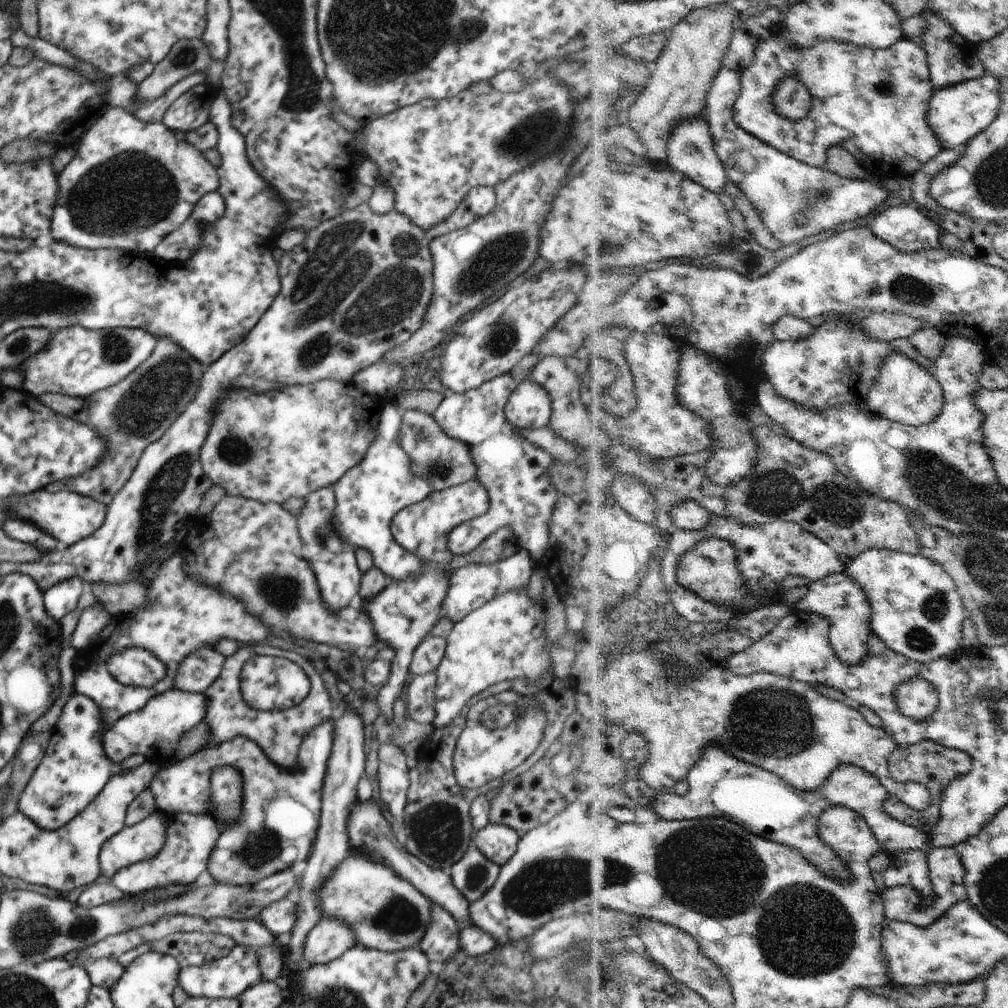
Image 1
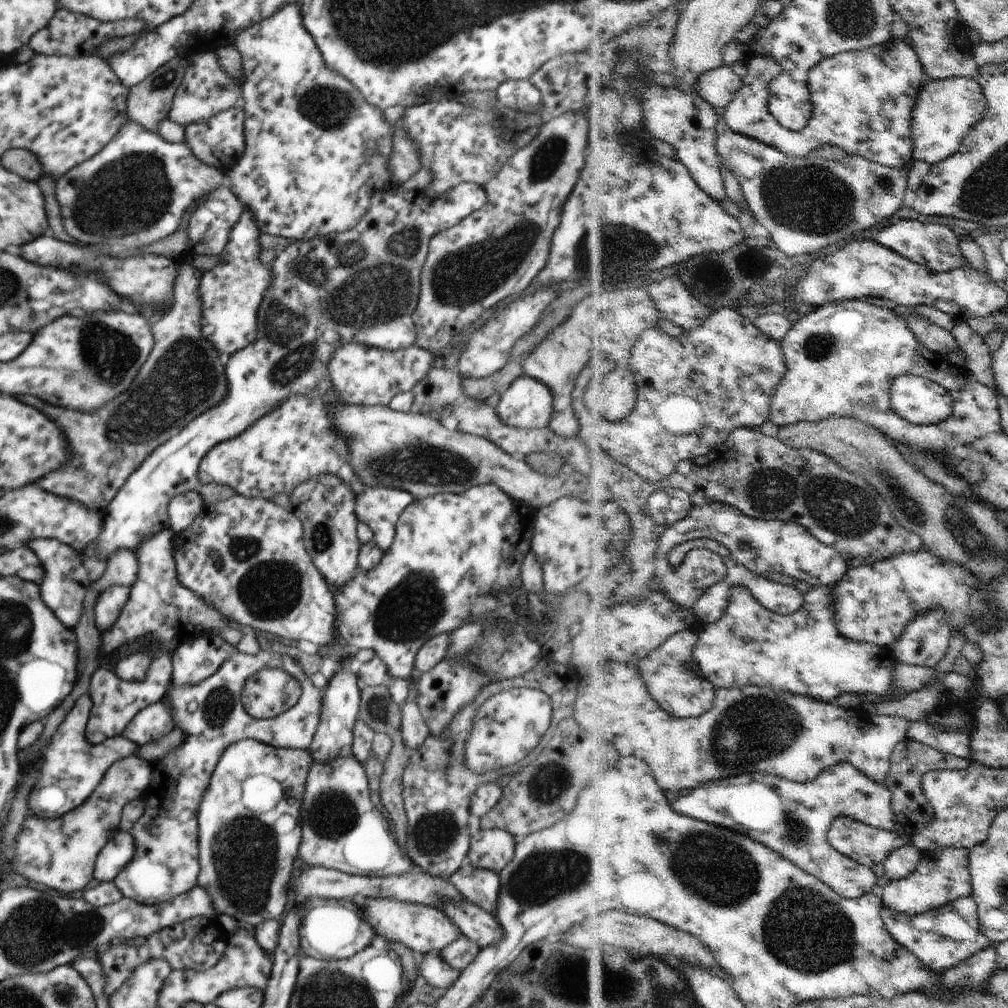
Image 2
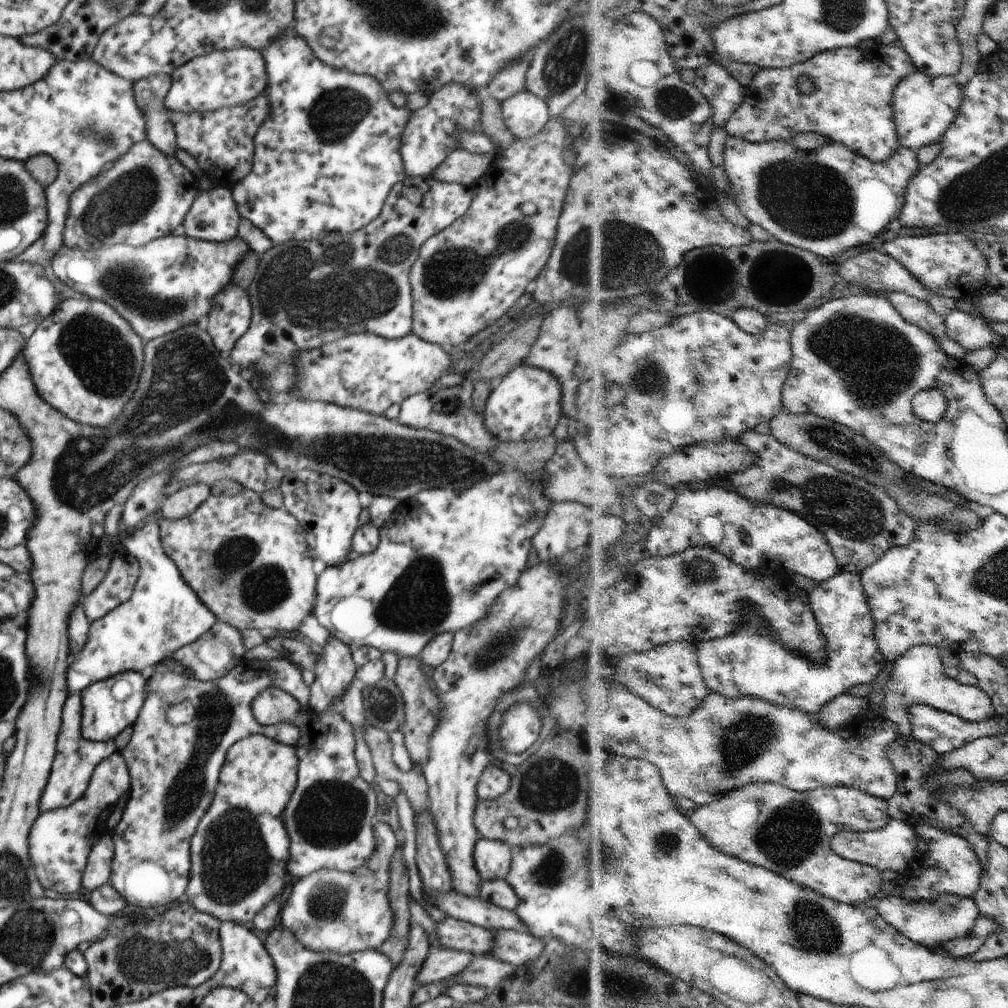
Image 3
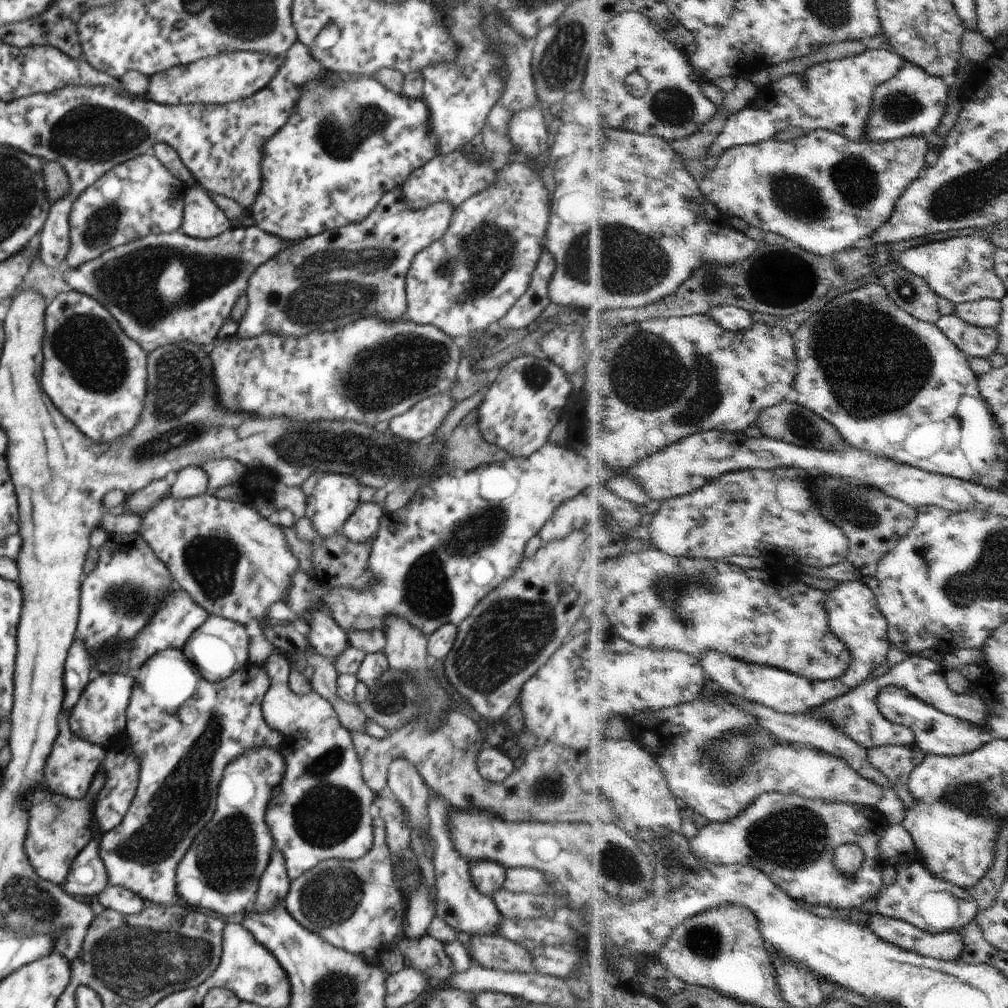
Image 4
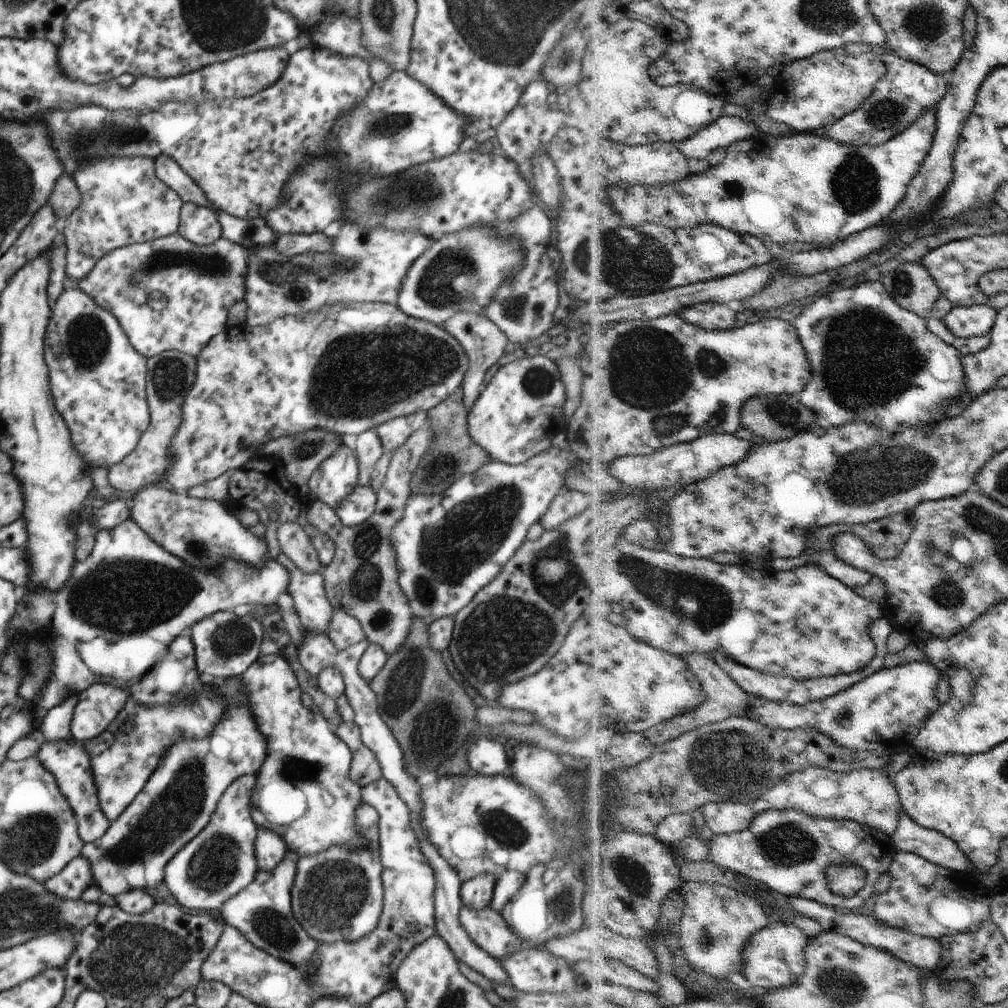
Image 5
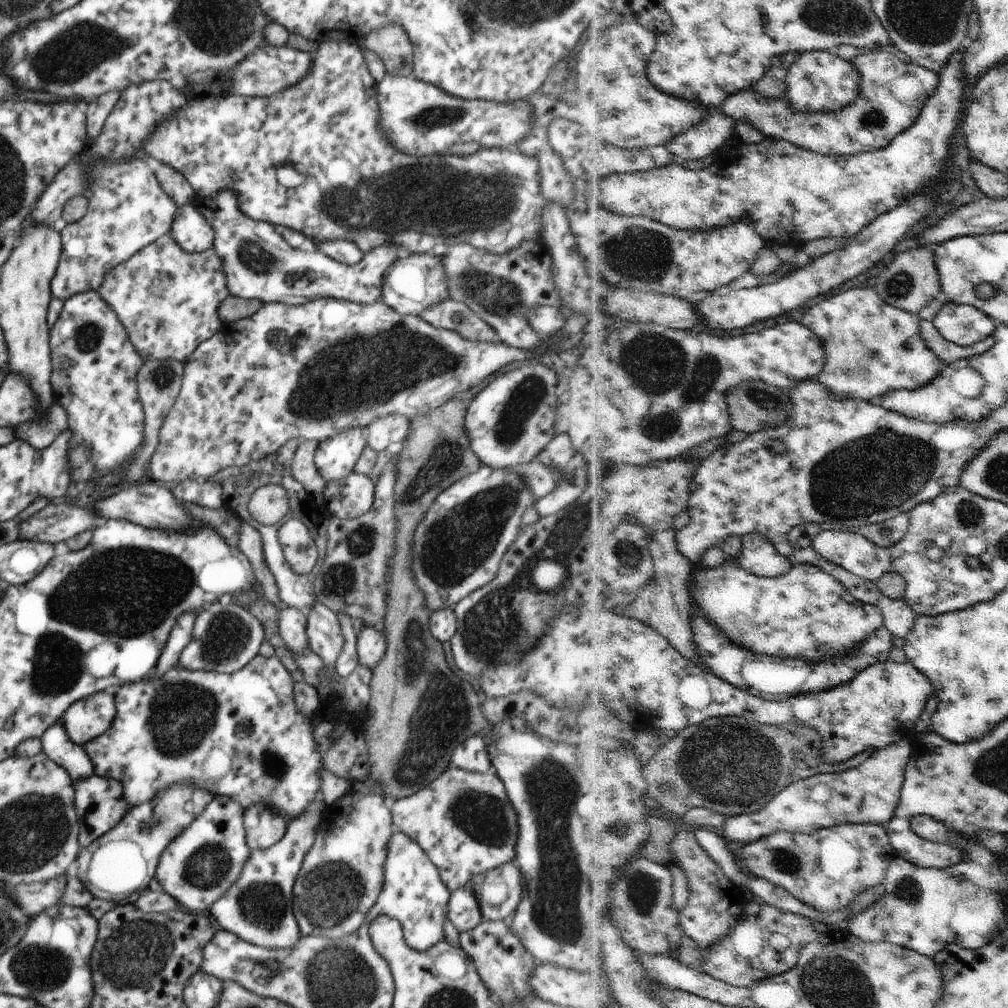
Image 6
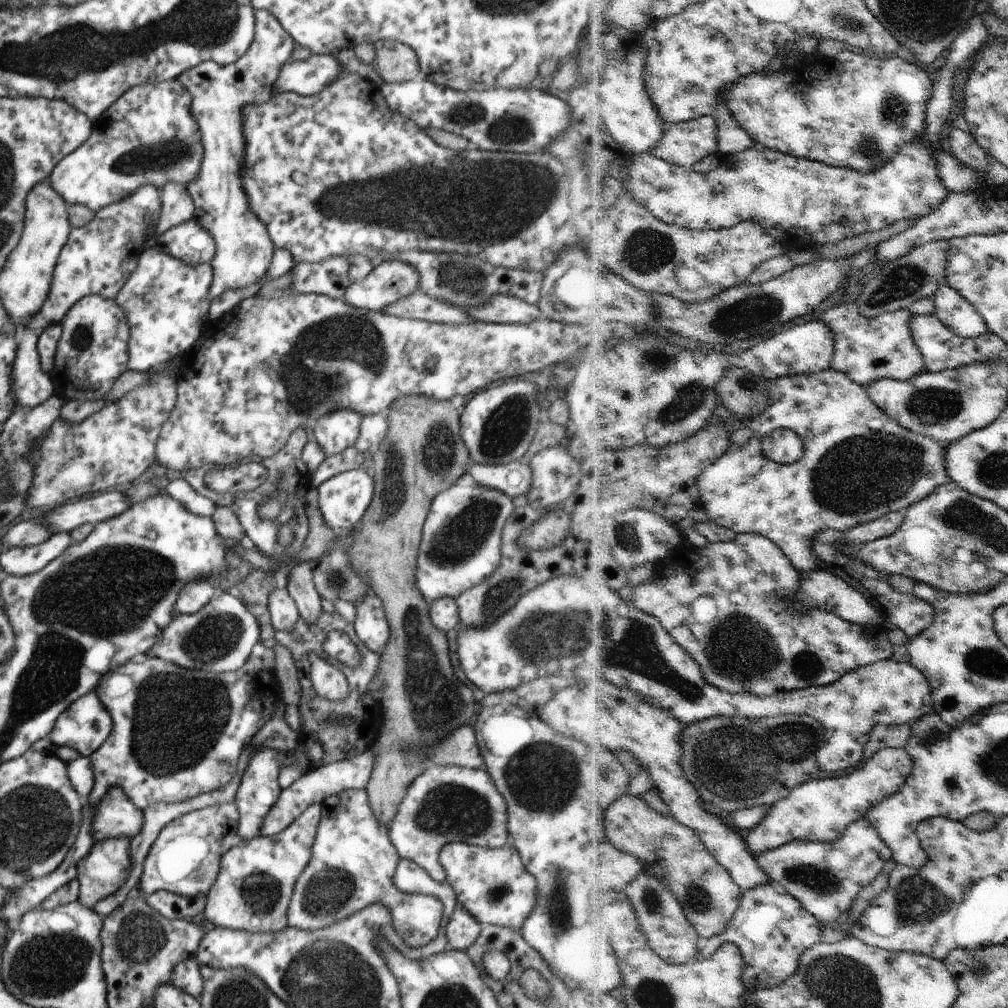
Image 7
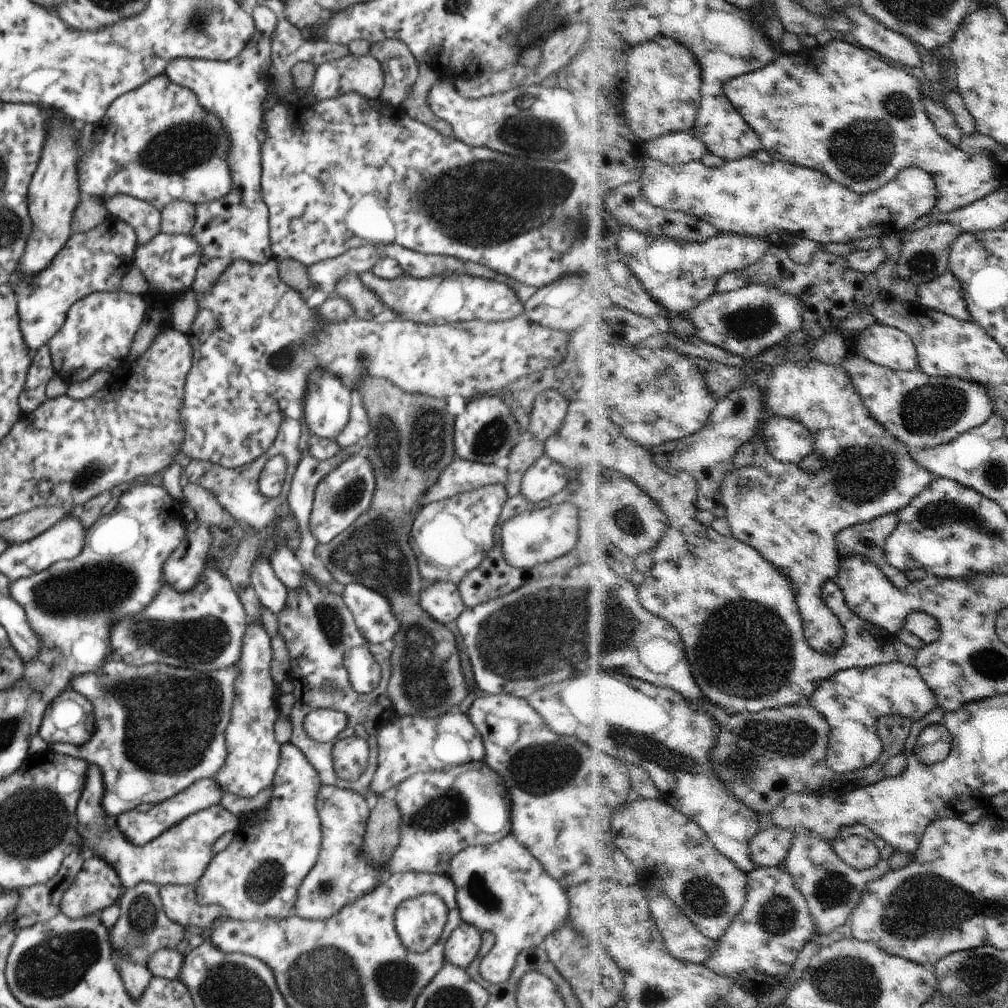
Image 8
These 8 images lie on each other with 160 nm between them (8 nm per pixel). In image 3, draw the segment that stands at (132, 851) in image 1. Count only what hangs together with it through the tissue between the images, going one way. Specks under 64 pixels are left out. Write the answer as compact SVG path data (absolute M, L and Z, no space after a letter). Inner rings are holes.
M108 832L89 850L85 870L81 874L81 888L94 890L109 883L110 862L113 858L113 844Z

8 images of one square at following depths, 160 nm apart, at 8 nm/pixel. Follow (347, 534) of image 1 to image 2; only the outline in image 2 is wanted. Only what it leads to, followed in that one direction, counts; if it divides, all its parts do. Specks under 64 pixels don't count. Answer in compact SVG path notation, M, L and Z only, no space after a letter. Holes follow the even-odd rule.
M343 472L340 475L352 488L356 519L367 524L373 542L383 554L387 553L398 516L413 500L412 496L408 492L384 486L366 487L352 473Z

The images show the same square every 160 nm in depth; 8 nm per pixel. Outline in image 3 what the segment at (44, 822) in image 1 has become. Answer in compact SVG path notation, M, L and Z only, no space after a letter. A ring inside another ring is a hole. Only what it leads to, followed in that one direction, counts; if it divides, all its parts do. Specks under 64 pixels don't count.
M80 695L69 696L63 704L61 728L59 728L56 737L55 756L49 770L49 777L43 790L41 790L41 796L39 796L39 812L47 812L73 804L77 798L83 796L97 764L100 764L116 751L113 740L89 742L89 740L81 737L81 718L79 718L81 716L81 704L79 704L79 700L81 700Z

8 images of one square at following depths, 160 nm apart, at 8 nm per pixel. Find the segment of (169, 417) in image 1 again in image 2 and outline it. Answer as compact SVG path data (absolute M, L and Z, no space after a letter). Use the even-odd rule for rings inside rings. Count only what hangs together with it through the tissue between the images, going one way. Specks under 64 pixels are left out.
M182 260L176 279L174 280L173 298L171 308L157 320L151 321L150 331L153 344L147 360L136 372L131 384L111 402L107 401L93 414L81 414L81 412L69 412L65 408L53 408L31 395L15 395L18 401L39 410L45 414L67 440L69 454L71 456L59 465L59 468L48 472L45 478L41 477L35 484L51 492L57 498L69 498L90 511L103 514L111 499L117 494L125 479L145 460L145 457L160 444L175 436L182 428L187 426L194 418L212 409L219 404L221 398L225 398L227 382L223 376L223 358L219 356L216 348L201 334L200 322L201 299L198 295L199 273L191 267L189 261Z

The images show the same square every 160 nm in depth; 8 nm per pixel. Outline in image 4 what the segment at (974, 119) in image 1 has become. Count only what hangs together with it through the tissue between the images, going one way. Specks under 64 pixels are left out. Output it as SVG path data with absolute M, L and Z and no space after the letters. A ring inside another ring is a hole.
M907 61L891 79L876 88L872 111L865 129L871 141L887 142L911 135L929 136L945 116L949 106L949 79L938 77L918 64Z

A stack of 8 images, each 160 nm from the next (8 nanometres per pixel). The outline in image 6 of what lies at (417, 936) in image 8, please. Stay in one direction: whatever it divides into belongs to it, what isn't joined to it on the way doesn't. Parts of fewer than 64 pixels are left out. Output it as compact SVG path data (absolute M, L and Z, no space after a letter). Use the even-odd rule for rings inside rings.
M350 788L322 810L313 844L305 853L292 886L292 915L301 936L315 935L330 939L356 931L367 911L379 896L383 884L383 865L393 834L389 802L375 793L360 793Z

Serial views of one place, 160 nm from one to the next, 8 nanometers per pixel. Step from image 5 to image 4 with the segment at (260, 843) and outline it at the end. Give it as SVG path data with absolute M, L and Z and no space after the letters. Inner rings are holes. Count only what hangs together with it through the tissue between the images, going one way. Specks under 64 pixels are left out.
M273 846L266 869L258 880L256 899L251 911L264 911L281 903L289 881L282 854Z

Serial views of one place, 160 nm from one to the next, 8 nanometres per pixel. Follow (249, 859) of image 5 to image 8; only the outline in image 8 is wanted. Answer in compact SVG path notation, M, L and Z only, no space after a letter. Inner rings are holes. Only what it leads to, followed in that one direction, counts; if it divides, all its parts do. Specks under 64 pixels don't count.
M89 765L86 769L83 790L75 807L76 831L83 852L85 851L89 856L97 856L99 860L110 864L123 889L134 887L141 881L149 881L158 887L163 885L193 887L197 879L204 873L205 867L212 857L211 847L215 839L224 832L235 832L239 826L239 816L217 804L190 814L147 844L137 846L131 844L120 833L115 826L115 818L106 815L101 804L103 793L104 784L100 768Z

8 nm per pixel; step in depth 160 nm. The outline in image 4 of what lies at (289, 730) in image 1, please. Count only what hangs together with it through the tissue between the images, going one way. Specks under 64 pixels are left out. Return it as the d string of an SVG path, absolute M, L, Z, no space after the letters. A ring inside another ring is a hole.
M166 648L156 652L139 667L137 677L134 678L133 688L126 708L126 724L125 730L123 731L125 738L127 738L130 744L130 749L140 760L138 783L133 798L127 807L127 812L123 815L121 822L117 826L114 826L113 830L101 834L99 838L97 852L105 867L107 885L128 888L137 897L141 897L142 900L150 900L153 903L155 902L155 904L172 905L180 902L175 888L176 866L192 843L193 837L209 822L211 815L214 813L216 807L216 790L224 768L232 760L235 760L248 750L261 747L274 748L275 750L279 749L281 735L276 730L269 728L269 725L263 720L260 711L260 702L262 701L263 695L271 680L276 678L275 675L267 676L265 670L266 666L259 667L247 662L239 668L236 668L228 677L210 683L202 678L198 670L186 659L183 651L176 648ZM184 706L193 706L193 708L196 708L197 719L194 723L185 724L177 719L177 710Z

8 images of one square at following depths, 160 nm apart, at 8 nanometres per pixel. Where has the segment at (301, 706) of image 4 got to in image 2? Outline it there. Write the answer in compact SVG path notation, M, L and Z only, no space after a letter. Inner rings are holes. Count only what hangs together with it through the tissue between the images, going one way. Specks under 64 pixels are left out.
M263 669L248 676L240 703L254 719L270 719L289 710L300 695L299 683L281 669ZM339 753L324 763L313 760L306 772L298 820L300 841L296 856L305 864L305 868L323 867L350 875L382 877L410 871L405 852L399 850L392 830L369 799L364 767L355 758Z

